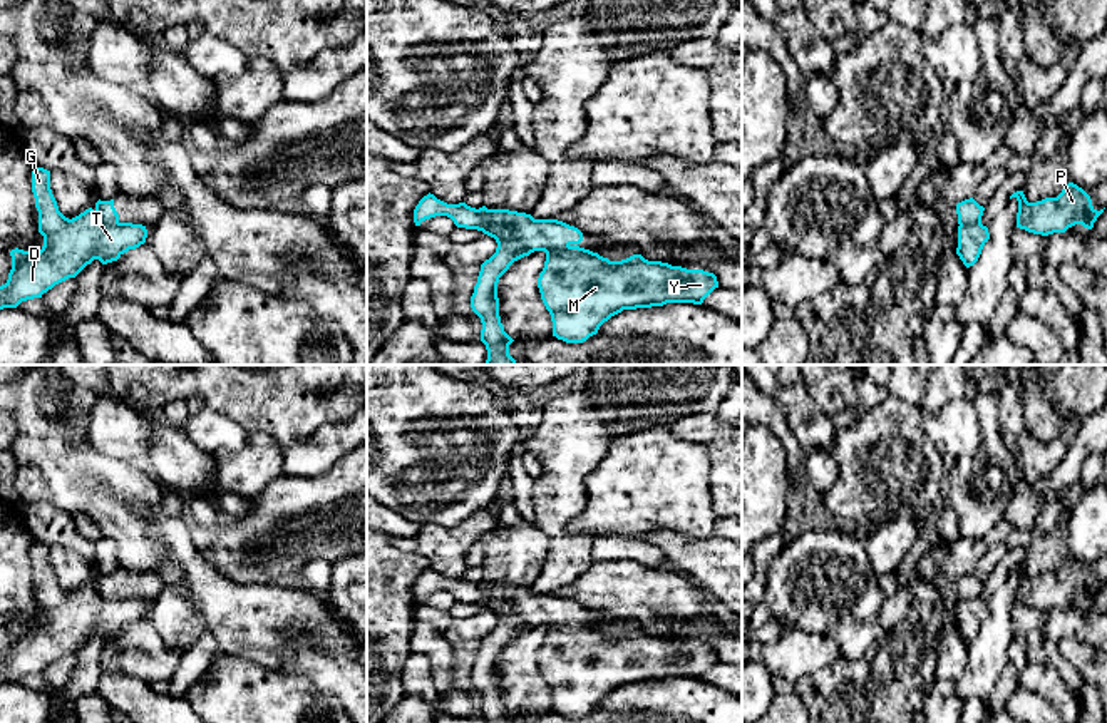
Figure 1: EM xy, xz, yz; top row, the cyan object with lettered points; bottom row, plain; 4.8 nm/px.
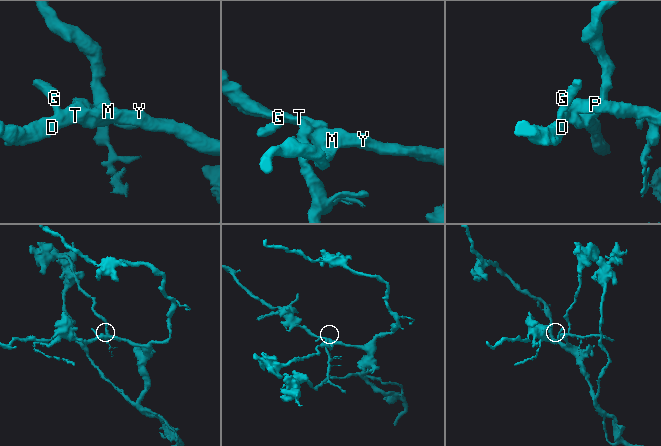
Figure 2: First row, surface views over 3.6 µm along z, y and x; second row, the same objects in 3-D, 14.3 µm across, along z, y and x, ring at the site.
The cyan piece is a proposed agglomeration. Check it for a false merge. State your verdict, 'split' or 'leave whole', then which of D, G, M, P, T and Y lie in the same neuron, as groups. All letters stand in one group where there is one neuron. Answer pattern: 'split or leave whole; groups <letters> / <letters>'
split; groups D G M T Y / P

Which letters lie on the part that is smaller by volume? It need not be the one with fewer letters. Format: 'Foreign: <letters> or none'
Foreign: P

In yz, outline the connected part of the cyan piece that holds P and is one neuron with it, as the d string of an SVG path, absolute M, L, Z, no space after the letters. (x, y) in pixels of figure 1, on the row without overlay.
M1068 557L1057 572L1037 577L1028 577L1023 566L1013 567L1012 572L1018 576L1017 602L1042 611L1065 608L1075 599L1092 604L1104 587L1097 586L1090 571L1074 557Z

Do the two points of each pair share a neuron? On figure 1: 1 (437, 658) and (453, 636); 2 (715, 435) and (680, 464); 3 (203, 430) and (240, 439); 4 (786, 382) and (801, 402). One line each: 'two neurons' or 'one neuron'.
1: two neurons
2: two neurons
3: one neuron
4: one neuron

